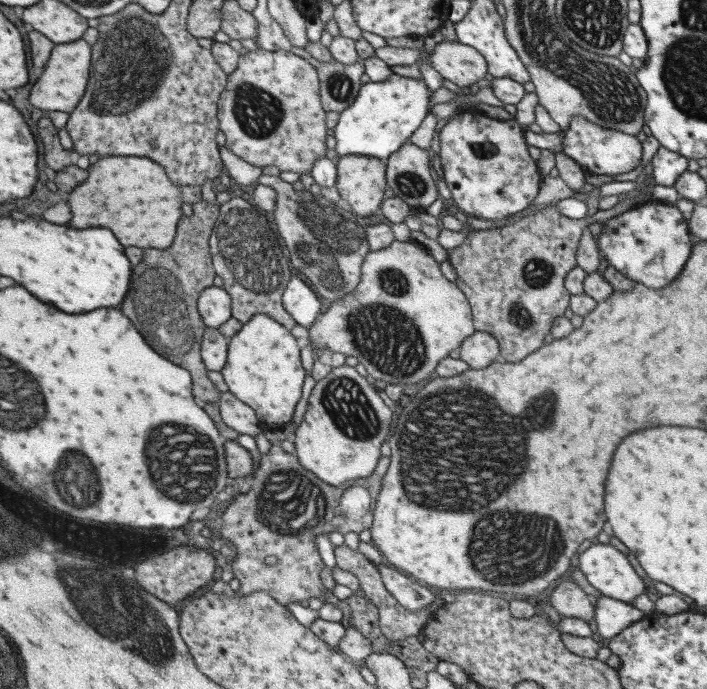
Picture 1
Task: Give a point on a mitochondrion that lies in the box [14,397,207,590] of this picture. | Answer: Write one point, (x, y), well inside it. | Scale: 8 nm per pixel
(76, 479)

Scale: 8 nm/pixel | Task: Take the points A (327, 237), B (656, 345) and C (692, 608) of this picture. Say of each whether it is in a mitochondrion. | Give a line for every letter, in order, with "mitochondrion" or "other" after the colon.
A: mitochondrion
B: other
C: other

